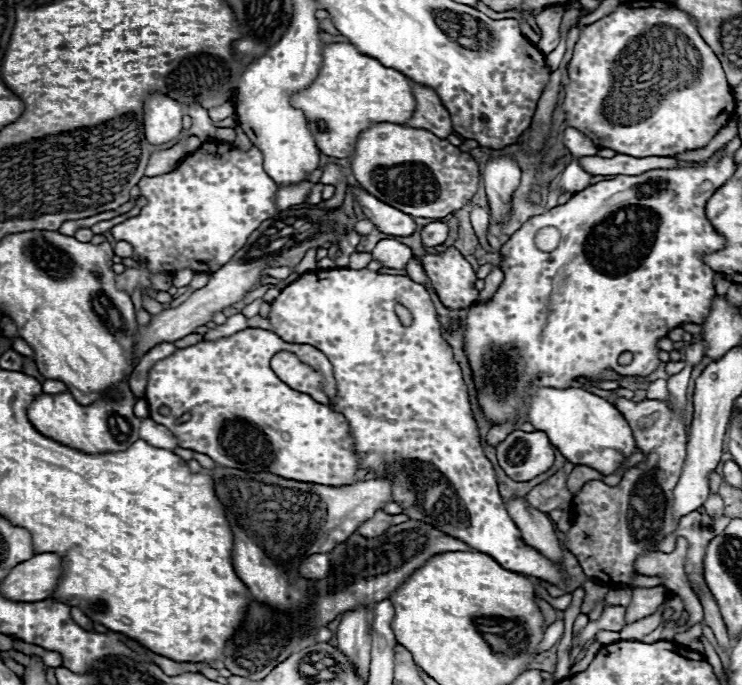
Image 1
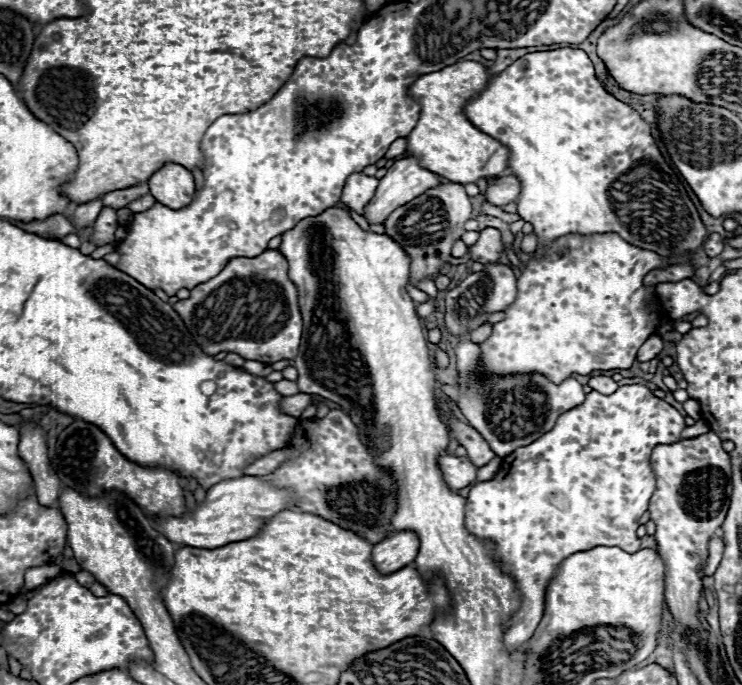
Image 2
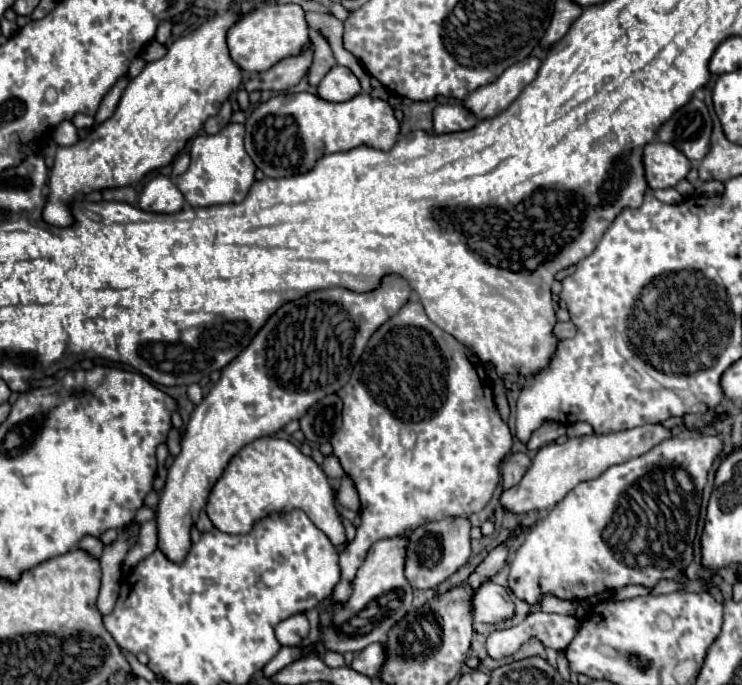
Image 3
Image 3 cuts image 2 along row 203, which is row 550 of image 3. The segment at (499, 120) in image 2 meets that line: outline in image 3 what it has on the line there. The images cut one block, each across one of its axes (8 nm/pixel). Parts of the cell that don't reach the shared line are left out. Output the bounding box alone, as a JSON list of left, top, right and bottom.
[508,434,724,606]

